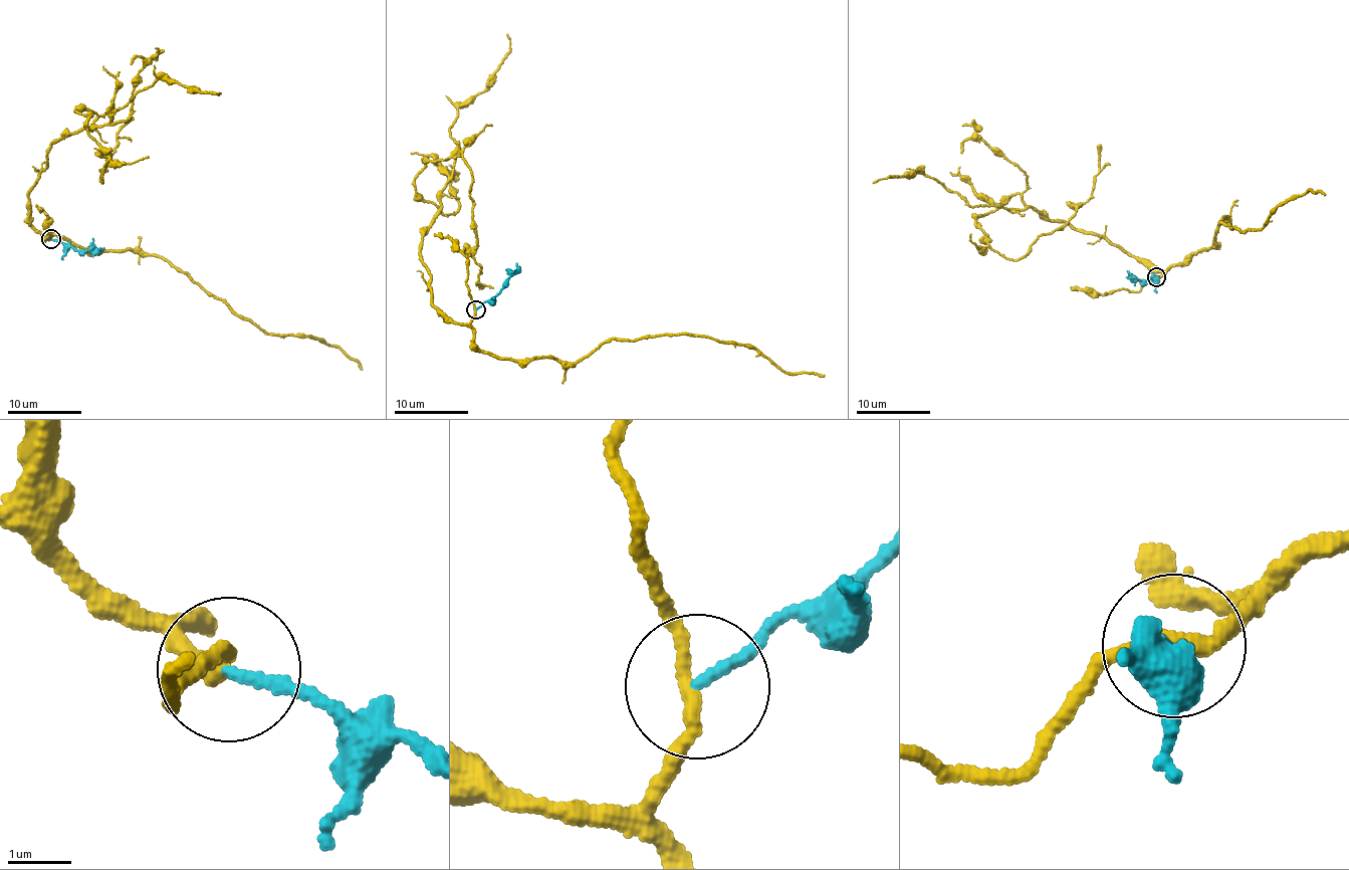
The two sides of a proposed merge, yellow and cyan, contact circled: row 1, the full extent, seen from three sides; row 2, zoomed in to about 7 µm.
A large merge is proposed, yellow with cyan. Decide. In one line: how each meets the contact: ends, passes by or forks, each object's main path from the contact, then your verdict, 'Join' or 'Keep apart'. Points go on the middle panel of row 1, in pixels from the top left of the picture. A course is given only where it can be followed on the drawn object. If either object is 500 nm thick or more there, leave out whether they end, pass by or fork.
At the ring yellow passes by. At the ring cyan ends. Course of yellow: (476, 310), (433, 304), (427, 158), (470, 169), (483, 287). Course of cyan: (476, 310), (503, 288), (508, 275), (516, 269), (516, 262). Join

